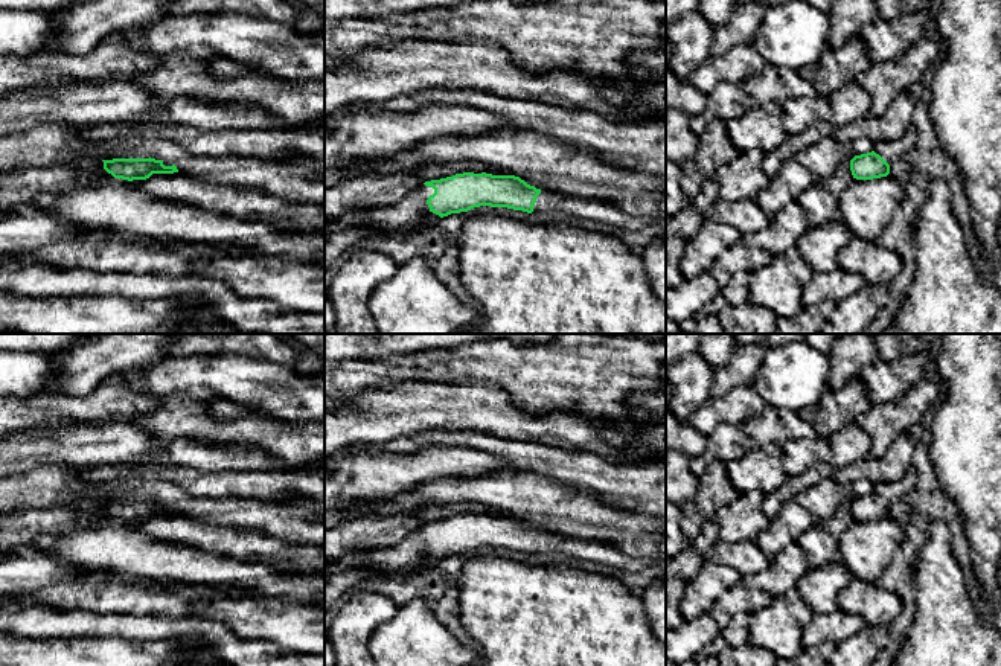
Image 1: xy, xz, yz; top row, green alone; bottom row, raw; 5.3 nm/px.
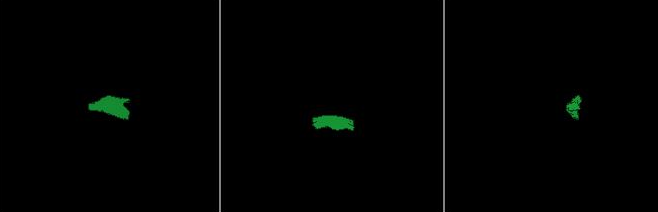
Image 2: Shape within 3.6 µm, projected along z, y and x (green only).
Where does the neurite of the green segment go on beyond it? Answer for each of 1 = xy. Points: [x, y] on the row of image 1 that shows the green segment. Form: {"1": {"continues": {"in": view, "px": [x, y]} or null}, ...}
{"1": {"continues": null}}

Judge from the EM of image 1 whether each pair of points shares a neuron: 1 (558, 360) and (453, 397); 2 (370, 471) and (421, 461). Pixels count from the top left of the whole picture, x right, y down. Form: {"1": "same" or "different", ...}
{"1": "different", "2": "same"}

